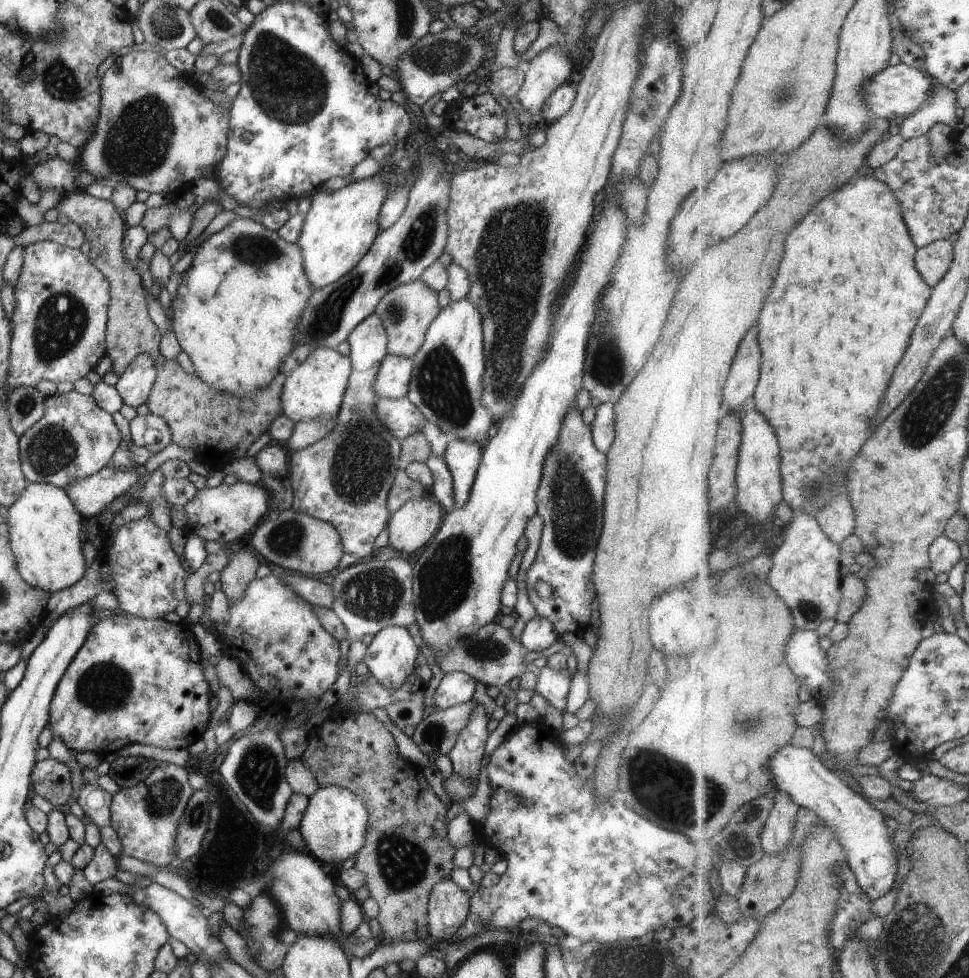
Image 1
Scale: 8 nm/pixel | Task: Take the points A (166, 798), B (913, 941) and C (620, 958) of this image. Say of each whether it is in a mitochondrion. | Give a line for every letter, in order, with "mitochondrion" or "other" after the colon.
A: mitochondrion
B: mitochondrion
C: mitochondrion

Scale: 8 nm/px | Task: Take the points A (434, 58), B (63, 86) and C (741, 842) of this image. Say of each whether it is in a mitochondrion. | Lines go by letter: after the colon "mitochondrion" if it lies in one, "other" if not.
A: mitochondrion
B: mitochondrion
C: mitochondrion

